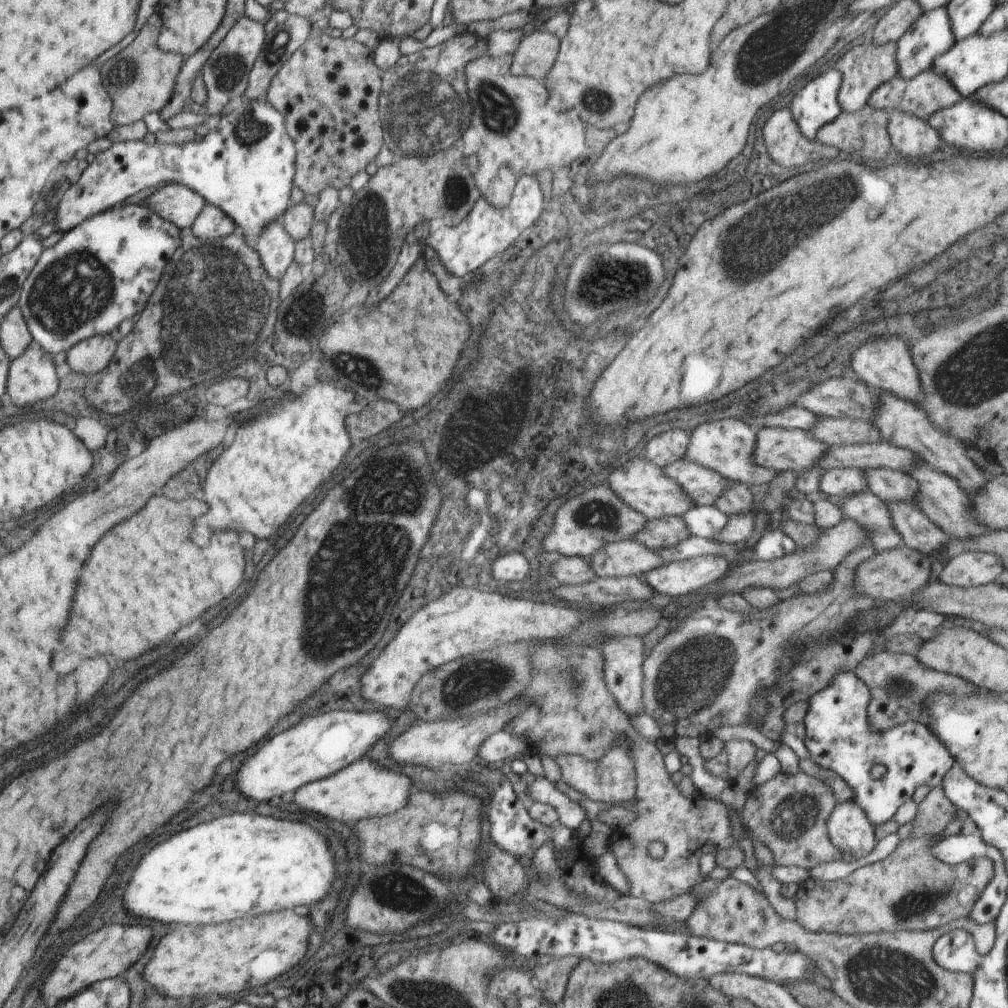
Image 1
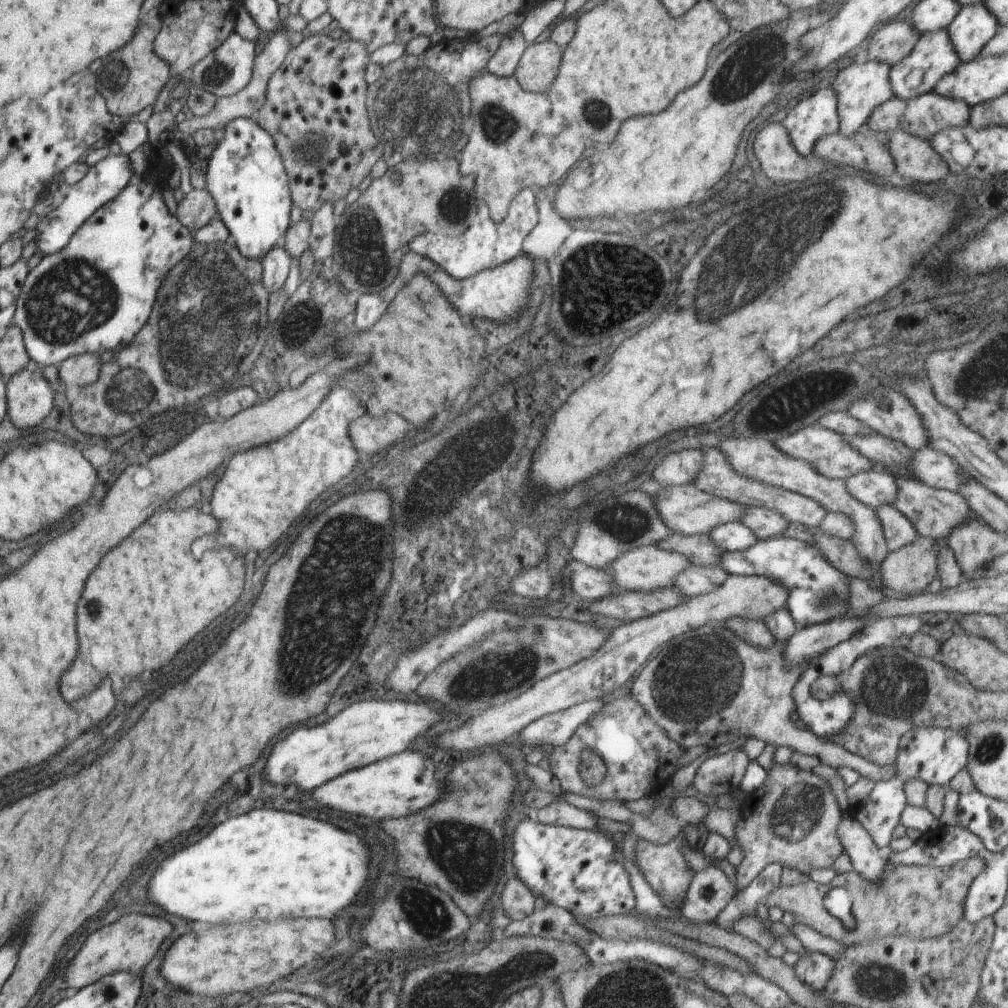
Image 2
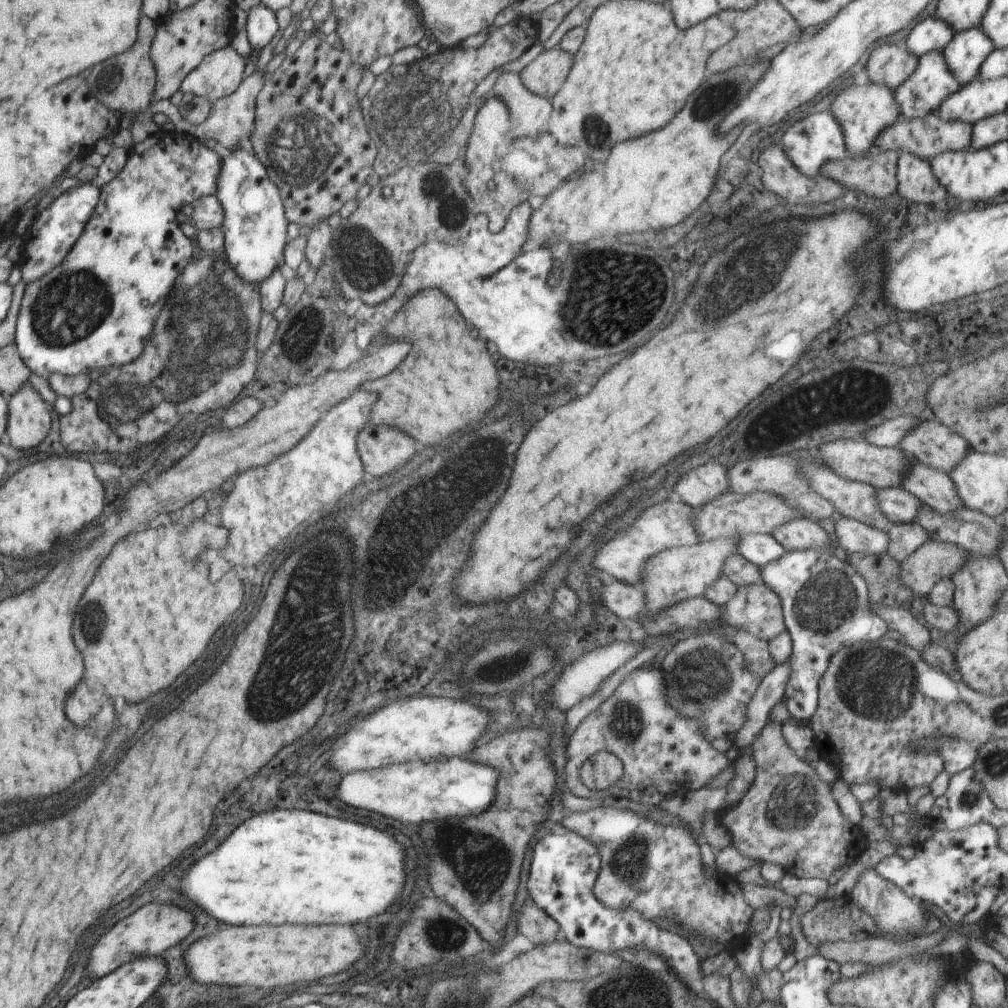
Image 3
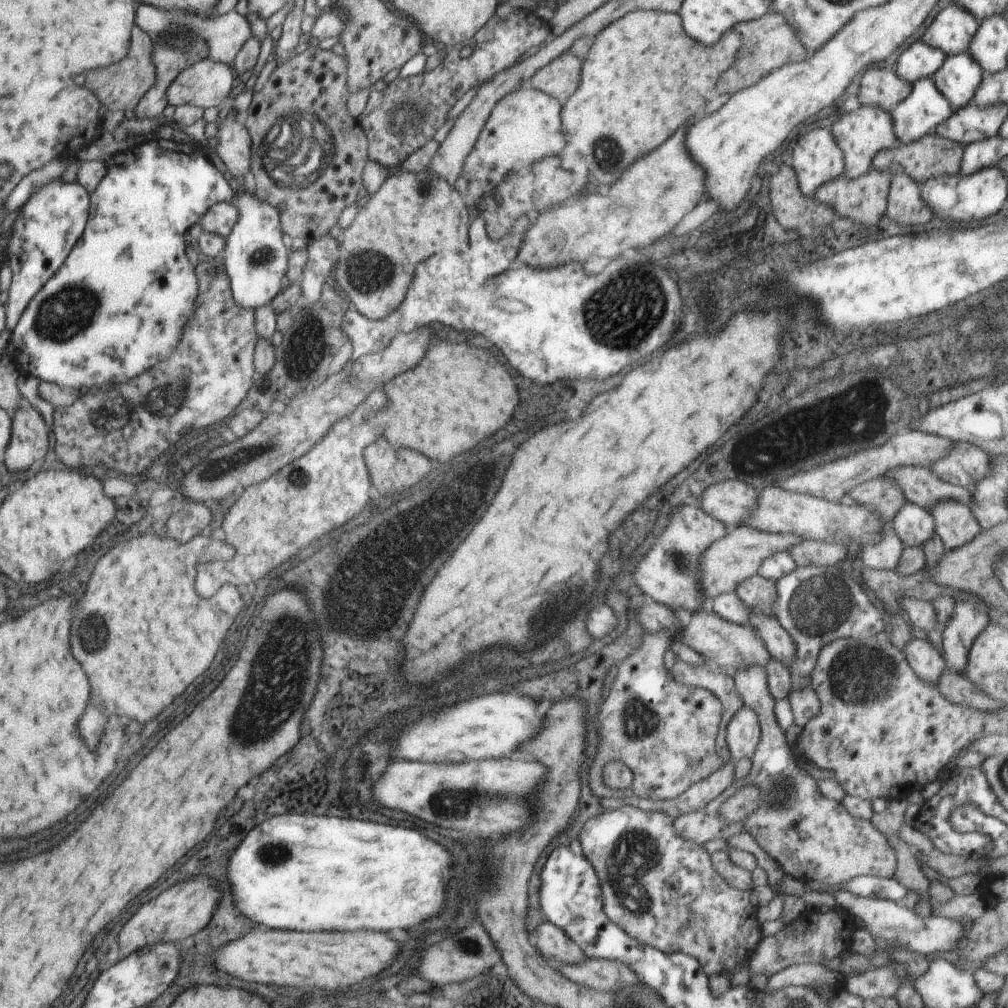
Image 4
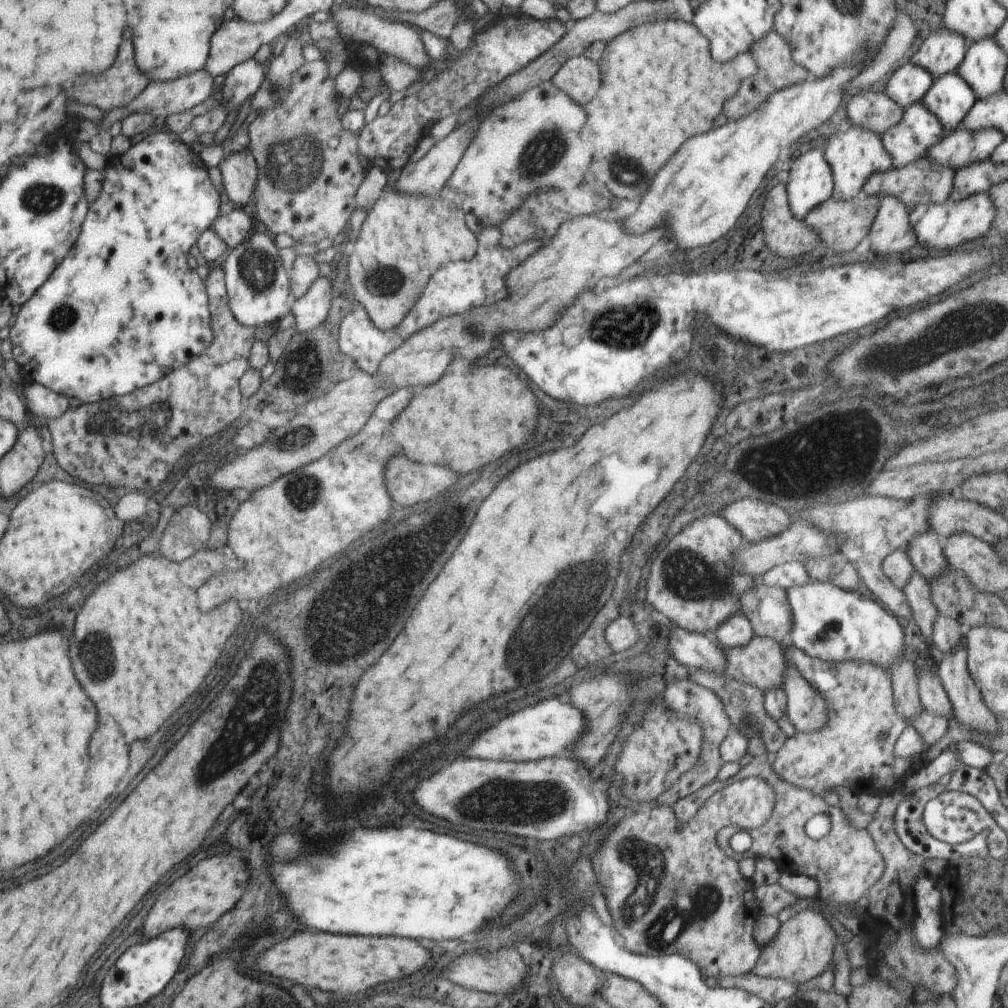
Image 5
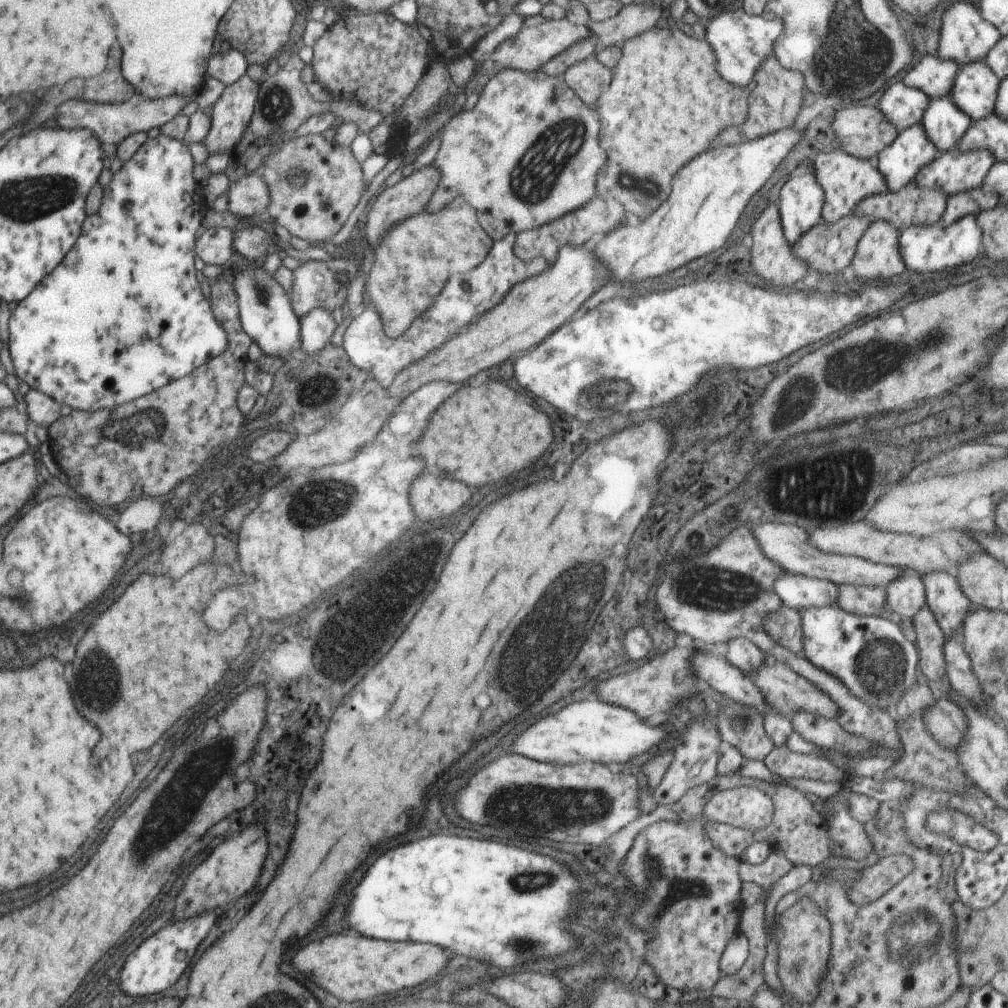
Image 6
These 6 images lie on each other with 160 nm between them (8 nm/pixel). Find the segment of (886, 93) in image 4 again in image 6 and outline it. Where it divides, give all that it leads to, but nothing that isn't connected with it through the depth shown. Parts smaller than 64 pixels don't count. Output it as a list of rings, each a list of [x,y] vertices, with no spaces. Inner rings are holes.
[[[846,103],[845,107],[835,113],[832,122],[836,142],[846,154],[857,159],[876,160],[877,156],[890,146],[898,136],[893,124],[890,124],[885,116],[874,107],[859,106],[856,103]]]

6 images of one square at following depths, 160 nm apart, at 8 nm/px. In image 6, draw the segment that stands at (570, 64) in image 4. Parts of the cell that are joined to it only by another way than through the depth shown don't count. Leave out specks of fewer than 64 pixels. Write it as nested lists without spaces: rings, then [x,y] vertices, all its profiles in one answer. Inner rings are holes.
[[[590,56],[567,68],[563,77],[584,104],[592,107],[592,104],[596,104],[598,96],[602,94],[602,90],[610,86],[612,70],[604,66],[596,56]]]

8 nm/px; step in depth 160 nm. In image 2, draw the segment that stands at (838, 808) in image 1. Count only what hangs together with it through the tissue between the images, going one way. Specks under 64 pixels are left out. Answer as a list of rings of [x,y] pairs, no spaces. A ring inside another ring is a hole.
[[[850,812],[842,813],[837,835],[850,857],[854,872],[864,880],[878,883],[885,876],[886,850],[876,846],[868,831]]]

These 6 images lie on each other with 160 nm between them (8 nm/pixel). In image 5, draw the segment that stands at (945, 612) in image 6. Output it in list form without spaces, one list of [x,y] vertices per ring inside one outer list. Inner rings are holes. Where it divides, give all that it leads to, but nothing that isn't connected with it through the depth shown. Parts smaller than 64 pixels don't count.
[[[928,530],[922,535],[912,538],[906,544],[906,553],[912,561],[915,570],[930,583],[935,577],[940,577],[949,564],[942,552],[943,541]]]

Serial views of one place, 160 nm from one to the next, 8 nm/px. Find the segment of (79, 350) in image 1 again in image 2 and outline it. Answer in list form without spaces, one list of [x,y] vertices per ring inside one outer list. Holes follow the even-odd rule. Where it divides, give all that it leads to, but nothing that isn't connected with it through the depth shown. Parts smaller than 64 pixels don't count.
[[[84,353],[70,357],[58,366],[59,380],[66,386],[90,386],[98,380],[102,362],[100,355]]]

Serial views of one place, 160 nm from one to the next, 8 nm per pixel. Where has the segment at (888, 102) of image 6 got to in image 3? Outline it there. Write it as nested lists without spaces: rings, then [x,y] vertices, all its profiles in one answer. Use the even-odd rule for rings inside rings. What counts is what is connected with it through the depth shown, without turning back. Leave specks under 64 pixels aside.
[[[933,15],[915,24],[906,39],[907,51],[918,58],[932,51],[942,53],[954,35],[949,24]]]

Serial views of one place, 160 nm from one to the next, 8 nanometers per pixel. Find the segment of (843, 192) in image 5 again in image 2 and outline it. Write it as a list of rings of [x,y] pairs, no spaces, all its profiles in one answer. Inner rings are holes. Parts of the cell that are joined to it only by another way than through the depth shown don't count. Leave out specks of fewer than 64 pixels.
[[[878,61],[853,64],[842,70],[833,81],[833,90],[837,94],[837,115],[839,132],[842,137],[855,135],[869,120],[873,110],[895,96],[890,82],[891,66]]]

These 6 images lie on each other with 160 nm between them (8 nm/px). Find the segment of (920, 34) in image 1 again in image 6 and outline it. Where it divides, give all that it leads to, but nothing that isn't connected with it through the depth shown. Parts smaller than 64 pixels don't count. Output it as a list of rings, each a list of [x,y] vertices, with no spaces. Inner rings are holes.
[[[920,123],[898,133],[896,140],[876,158],[876,168],[885,178],[887,190],[898,192],[915,180],[922,167],[940,156]]]

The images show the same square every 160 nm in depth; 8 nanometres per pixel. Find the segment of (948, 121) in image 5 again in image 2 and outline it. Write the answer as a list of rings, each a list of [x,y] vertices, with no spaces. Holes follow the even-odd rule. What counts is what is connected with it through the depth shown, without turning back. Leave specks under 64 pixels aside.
[[[982,2],[961,7],[946,31],[960,62],[966,63],[980,54],[999,27],[996,17]]]

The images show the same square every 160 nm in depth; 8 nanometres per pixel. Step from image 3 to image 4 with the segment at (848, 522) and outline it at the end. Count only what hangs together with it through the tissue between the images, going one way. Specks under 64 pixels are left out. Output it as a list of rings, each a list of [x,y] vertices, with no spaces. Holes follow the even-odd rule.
[[[894,529],[882,530],[882,540],[874,544],[864,544],[860,551],[860,559],[868,568],[896,570],[898,560],[905,548],[896,536]]]

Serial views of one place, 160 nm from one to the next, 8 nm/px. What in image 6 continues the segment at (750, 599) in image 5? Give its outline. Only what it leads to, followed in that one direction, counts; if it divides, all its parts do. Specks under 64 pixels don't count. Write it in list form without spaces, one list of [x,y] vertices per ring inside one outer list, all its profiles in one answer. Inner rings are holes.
[[[781,604],[776,613],[765,617],[765,629],[776,644],[798,656],[804,654],[803,620],[796,609]]]

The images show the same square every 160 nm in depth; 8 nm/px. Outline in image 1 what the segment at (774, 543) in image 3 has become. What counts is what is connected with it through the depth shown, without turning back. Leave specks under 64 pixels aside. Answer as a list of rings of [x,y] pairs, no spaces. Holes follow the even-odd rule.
[[[698,505],[683,514],[693,536],[712,540],[727,524],[729,516],[714,505]]]

